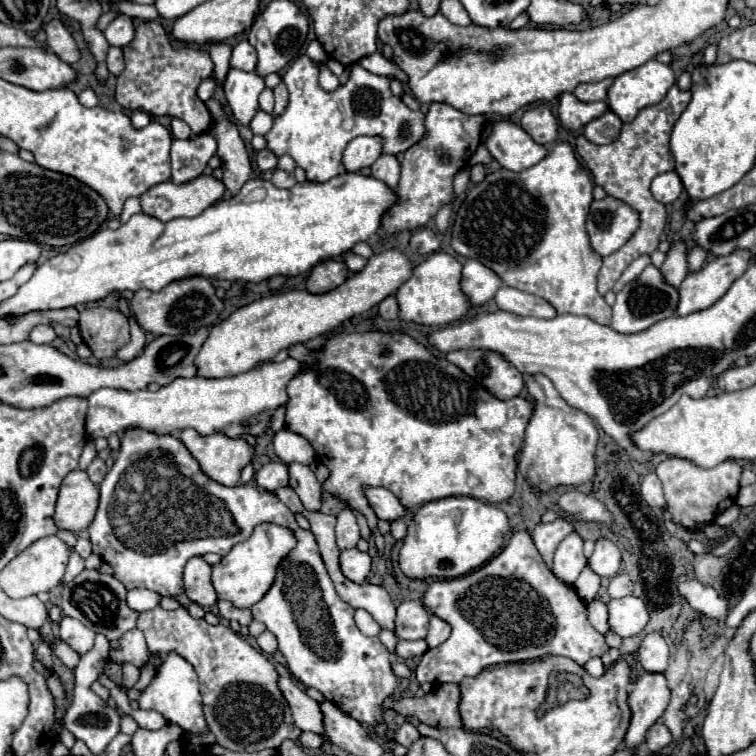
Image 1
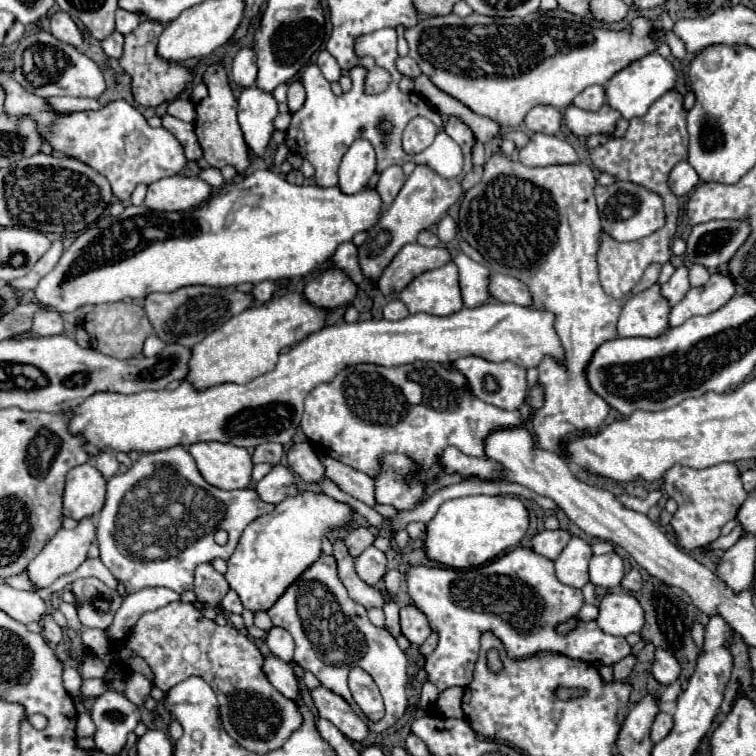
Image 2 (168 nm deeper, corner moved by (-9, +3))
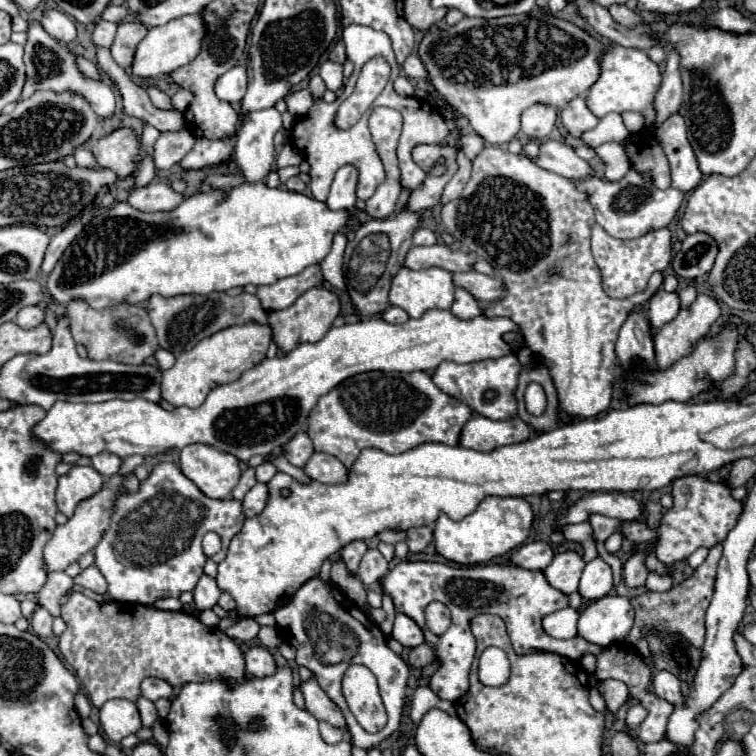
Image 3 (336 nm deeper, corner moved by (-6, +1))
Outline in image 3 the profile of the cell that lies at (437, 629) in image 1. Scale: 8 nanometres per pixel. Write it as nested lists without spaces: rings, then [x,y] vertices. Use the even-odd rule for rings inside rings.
[[[423,643],[423,645],[419,645],[419,647],[413,647],[407,661],[409,661],[411,667],[421,669],[421,667],[429,665],[431,661],[435,661],[435,649],[433,649],[429,643]]]

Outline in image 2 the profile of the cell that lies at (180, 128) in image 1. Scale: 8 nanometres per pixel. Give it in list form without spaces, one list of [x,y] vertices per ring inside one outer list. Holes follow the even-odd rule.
[[[176,99],[168,105],[168,113],[180,121],[188,121],[194,123],[196,121],[196,109],[194,103],[190,99]]]

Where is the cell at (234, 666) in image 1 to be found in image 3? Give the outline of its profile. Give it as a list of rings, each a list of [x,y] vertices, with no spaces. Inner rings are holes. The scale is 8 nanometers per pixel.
[[[73,593],[61,607],[61,617],[67,629],[59,637],[59,651],[87,687],[89,699],[97,709],[117,697],[137,701],[145,677],[163,679],[173,687],[191,681],[241,681],[245,677],[245,659],[235,641],[185,611],[161,611],[121,601],[99,603],[83,593]]]

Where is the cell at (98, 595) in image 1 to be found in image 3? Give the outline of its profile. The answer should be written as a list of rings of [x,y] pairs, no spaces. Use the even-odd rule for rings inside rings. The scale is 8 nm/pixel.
[[[145,679],[143,685],[141,685],[141,691],[143,691],[143,697],[151,699],[151,701],[157,701],[157,699],[171,699],[175,689],[165,683],[163,679]]]

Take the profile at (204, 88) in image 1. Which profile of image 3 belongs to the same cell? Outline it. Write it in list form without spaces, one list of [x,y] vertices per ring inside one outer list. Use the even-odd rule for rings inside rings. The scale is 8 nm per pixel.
[[[179,89],[173,97],[171,97],[171,103],[173,103],[173,109],[175,111],[185,111],[187,107],[189,107],[189,103],[191,103],[191,99],[193,99],[193,95],[191,95],[191,91],[187,91],[187,89]]]

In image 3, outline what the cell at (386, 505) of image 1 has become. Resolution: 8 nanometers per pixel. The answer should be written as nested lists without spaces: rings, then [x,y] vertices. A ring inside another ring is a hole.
[[[313,453],[303,471],[321,483],[341,483],[347,479],[347,467],[337,457],[327,453]]]

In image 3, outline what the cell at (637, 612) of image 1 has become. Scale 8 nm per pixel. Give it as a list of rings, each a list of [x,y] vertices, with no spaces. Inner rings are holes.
[[[607,595],[579,613],[577,635],[587,643],[609,647],[621,643],[633,625],[633,607],[627,597]]]

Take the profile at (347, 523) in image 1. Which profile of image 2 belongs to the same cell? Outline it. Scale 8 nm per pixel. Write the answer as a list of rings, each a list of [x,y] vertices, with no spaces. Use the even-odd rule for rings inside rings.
[[[356,525],[356,527],[350,529],[350,533],[348,533],[348,537],[344,539],[344,543],[346,543],[350,555],[352,555],[352,557],[358,557],[366,547],[370,547],[370,545],[374,543],[374,535],[370,533],[368,527]]]

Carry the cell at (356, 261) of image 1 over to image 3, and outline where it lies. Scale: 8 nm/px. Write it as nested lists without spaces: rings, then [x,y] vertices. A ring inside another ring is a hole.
[[[335,233],[331,251],[321,261],[321,271],[323,271],[325,281],[329,281],[337,289],[345,289],[345,281],[343,281],[343,251],[345,251],[345,245],[347,245],[345,233]]]

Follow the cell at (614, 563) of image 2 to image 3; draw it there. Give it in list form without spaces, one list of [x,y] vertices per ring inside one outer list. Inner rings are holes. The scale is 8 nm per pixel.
[[[601,557],[589,561],[579,581],[579,595],[587,601],[597,601],[605,597],[611,589],[613,589],[611,567]]]

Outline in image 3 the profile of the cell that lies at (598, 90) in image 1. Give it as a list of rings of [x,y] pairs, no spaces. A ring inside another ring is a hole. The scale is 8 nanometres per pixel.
[[[575,97],[561,111],[561,123],[563,123],[563,127],[567,129],[569,135],[579,139],[585,131],[593,129],[599,123],[599,119],[587,109],[587,105],[585,105],[585,101],[581,97]]]

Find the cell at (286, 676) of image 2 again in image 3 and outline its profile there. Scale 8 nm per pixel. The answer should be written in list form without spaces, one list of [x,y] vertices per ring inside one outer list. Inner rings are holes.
[[[253,645],[249,651],[245,651],[245,669],[253,677],[267,677],[275,673],[275,659],[269,649]]]

